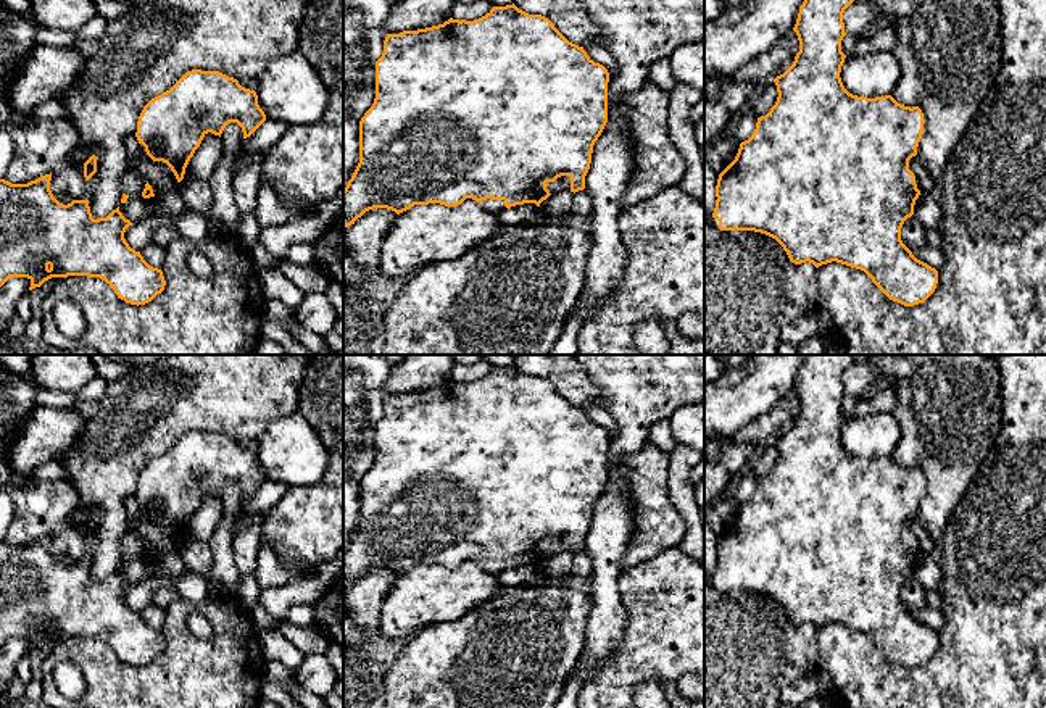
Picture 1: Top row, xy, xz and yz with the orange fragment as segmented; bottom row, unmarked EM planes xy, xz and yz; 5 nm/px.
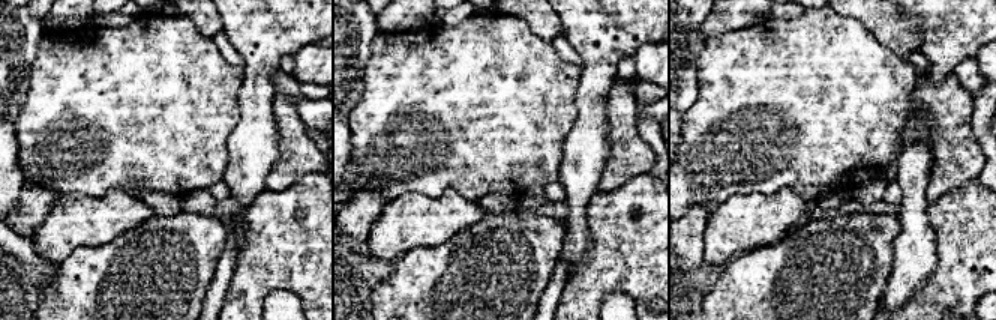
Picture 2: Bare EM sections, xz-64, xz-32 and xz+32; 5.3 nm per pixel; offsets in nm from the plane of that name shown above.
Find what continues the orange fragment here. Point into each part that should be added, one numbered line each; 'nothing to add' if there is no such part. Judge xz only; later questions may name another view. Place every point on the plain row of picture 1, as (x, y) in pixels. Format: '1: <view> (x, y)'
1: xz (561, 545)

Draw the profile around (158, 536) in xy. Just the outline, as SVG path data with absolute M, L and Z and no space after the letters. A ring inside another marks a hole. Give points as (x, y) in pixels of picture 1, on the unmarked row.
M131 497L126 500L127 516L132 521L132 529L143 537L153 550L155 558L164 561L168 553L177 550L179 543L171 529L163 523L145 521L139 516L139 502Z

